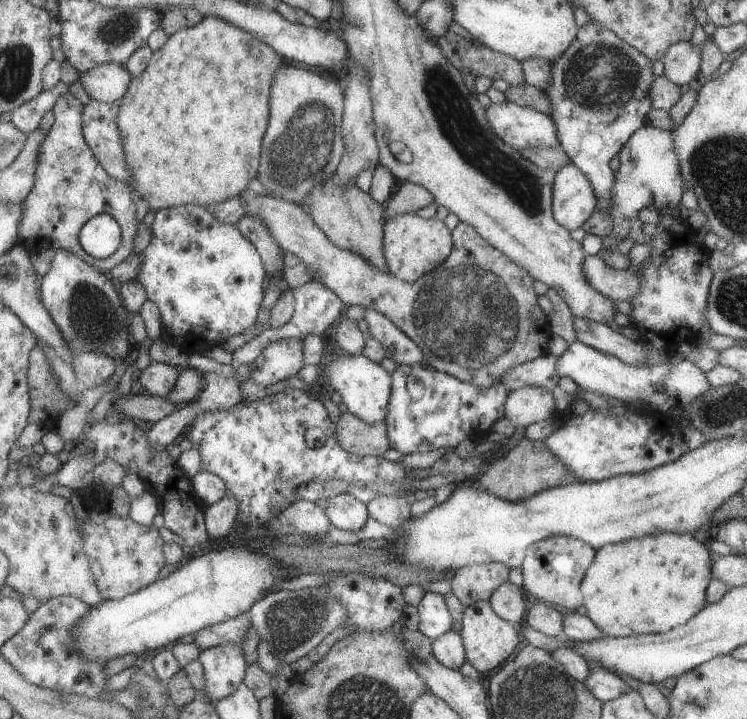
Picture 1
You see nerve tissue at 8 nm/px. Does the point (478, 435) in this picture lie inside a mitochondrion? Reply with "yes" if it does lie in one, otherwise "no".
no

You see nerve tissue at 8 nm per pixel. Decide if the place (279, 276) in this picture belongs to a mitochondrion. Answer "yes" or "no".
no

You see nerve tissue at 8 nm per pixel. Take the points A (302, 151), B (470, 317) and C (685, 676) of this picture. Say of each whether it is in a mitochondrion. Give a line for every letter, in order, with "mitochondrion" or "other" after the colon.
A: mitochondrion
B: mitochondrion
C: other

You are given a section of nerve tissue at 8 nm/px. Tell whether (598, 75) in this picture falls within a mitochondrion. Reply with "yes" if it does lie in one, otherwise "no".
yes

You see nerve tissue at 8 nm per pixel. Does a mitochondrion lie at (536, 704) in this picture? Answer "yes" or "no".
yes

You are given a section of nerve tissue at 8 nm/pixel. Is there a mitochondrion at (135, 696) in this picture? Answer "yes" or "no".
yes

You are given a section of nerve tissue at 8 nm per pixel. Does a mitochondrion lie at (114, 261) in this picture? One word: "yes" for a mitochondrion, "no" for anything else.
no

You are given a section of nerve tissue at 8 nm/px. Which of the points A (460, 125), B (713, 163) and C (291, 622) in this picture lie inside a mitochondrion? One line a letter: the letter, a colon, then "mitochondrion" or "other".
A: mitochondrion
B: mitochondrion
C: mitochondrion

